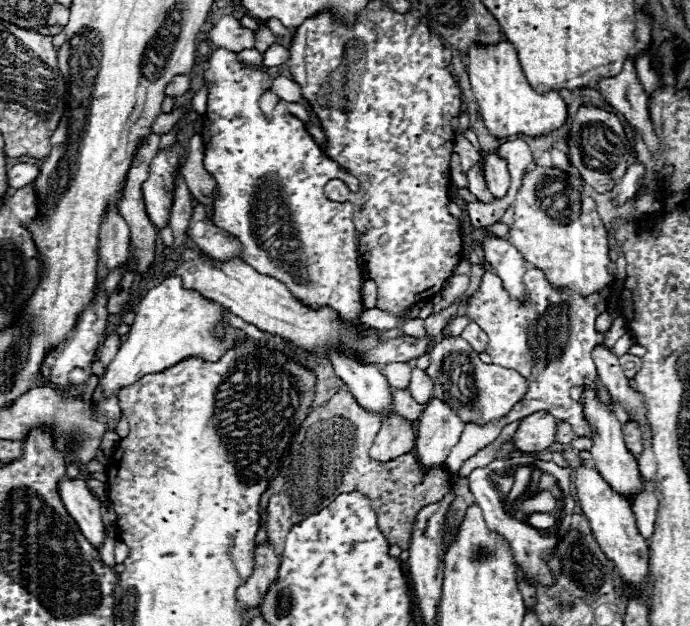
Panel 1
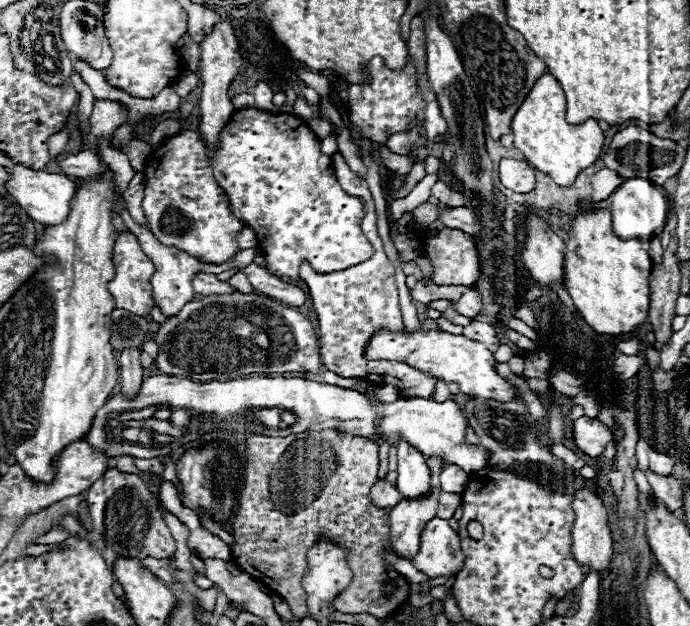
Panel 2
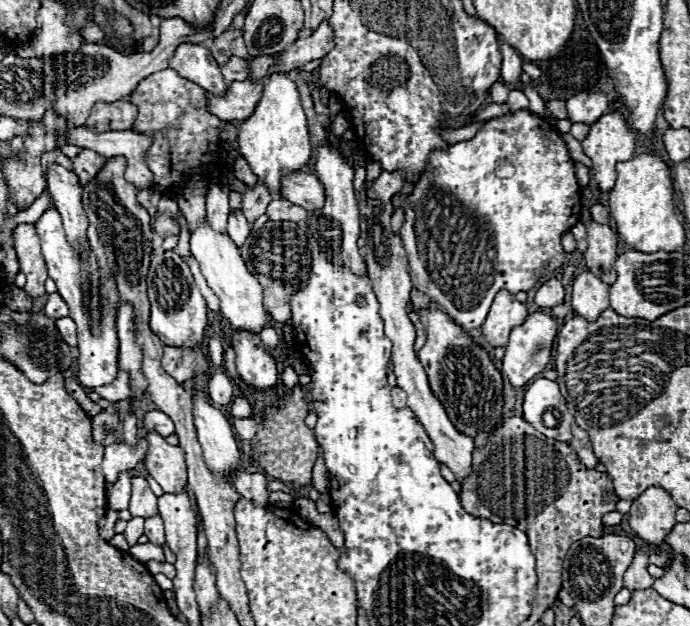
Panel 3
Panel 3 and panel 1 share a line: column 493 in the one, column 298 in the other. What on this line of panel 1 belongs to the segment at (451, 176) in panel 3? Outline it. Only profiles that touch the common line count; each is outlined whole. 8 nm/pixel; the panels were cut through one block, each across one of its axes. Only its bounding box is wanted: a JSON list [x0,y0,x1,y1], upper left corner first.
[202,48,374,332]

